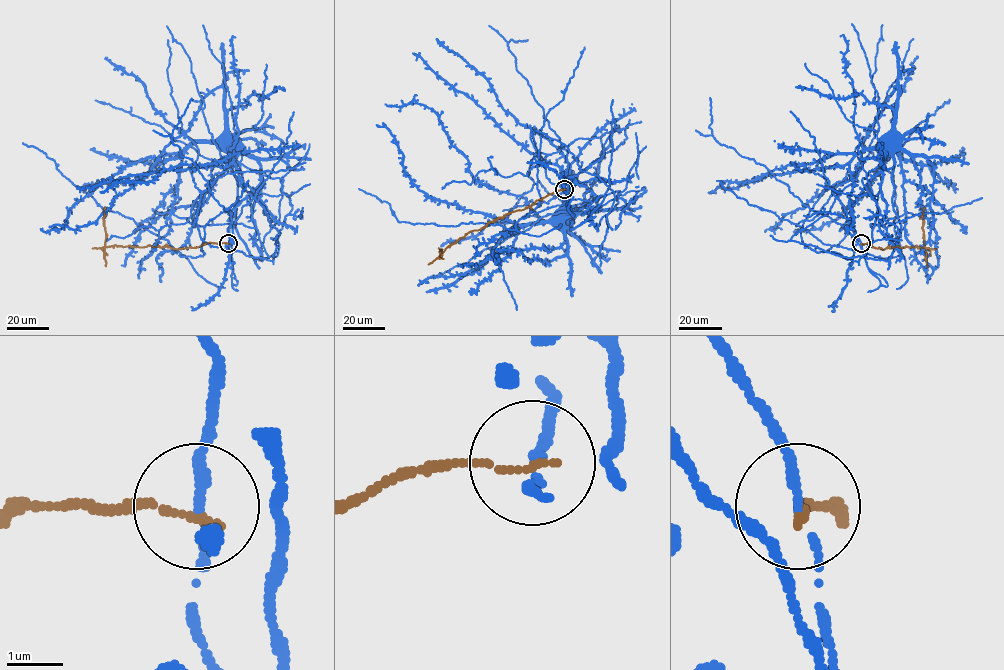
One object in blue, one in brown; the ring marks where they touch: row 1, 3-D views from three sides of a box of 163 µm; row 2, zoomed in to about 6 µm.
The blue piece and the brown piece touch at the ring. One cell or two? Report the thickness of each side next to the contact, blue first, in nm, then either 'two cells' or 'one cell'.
calibres 200 and 120 nm; two cells

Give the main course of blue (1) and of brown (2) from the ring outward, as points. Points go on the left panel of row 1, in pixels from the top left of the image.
1: (228, 243), (231, 254), (231, 218), (234, 210), (260, 182), (259, 163), (239, 145), (232, 141), (231, 144)
2: (228, 243), (207, 243), (176, 249), (149, 245), (106, 247), (105, 207)

